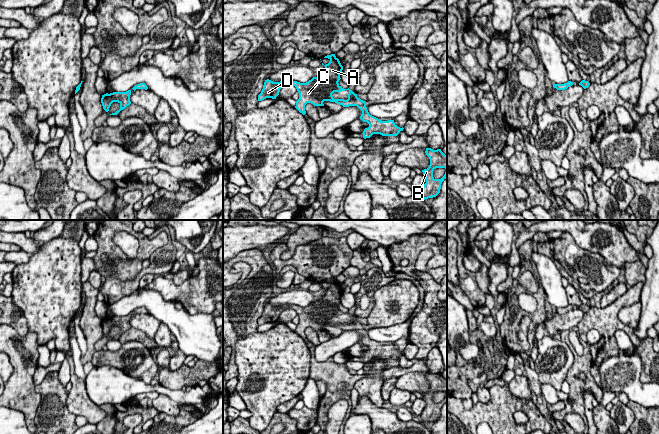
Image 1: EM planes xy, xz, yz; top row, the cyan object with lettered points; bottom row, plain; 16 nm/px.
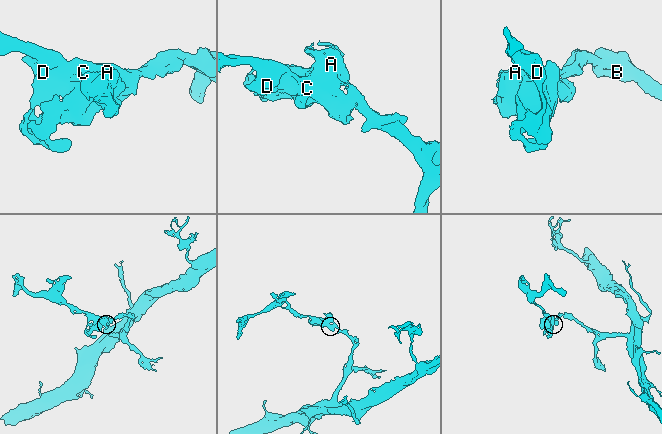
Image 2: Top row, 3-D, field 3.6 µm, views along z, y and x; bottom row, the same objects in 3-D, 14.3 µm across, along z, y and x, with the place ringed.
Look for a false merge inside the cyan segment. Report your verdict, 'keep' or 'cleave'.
keep

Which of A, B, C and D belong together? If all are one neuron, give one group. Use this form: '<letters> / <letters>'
A B C D

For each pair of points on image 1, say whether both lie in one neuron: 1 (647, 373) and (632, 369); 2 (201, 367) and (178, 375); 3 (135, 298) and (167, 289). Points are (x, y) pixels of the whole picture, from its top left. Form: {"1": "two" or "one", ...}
{"1": "two", "2": "one", "3": "two"}

